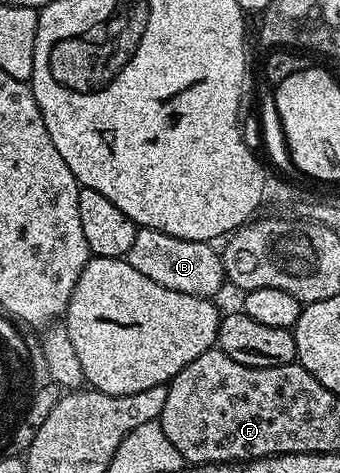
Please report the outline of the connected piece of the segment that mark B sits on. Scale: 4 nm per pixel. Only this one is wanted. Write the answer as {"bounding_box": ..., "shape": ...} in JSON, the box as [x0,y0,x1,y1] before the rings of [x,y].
{"bounding_box":[124,228,227,298],"shape":[[[139,228],[132,250],[128,250],[124,259],[135,270],[140,270],[144,278],[152,278],[152,282],[160,282],[160,286],[176,290],[179,294],[214,298],[222,284],[227,283],[222,257],[213,243],[172,238],[172,234],[164,234],[160,230]]]}

